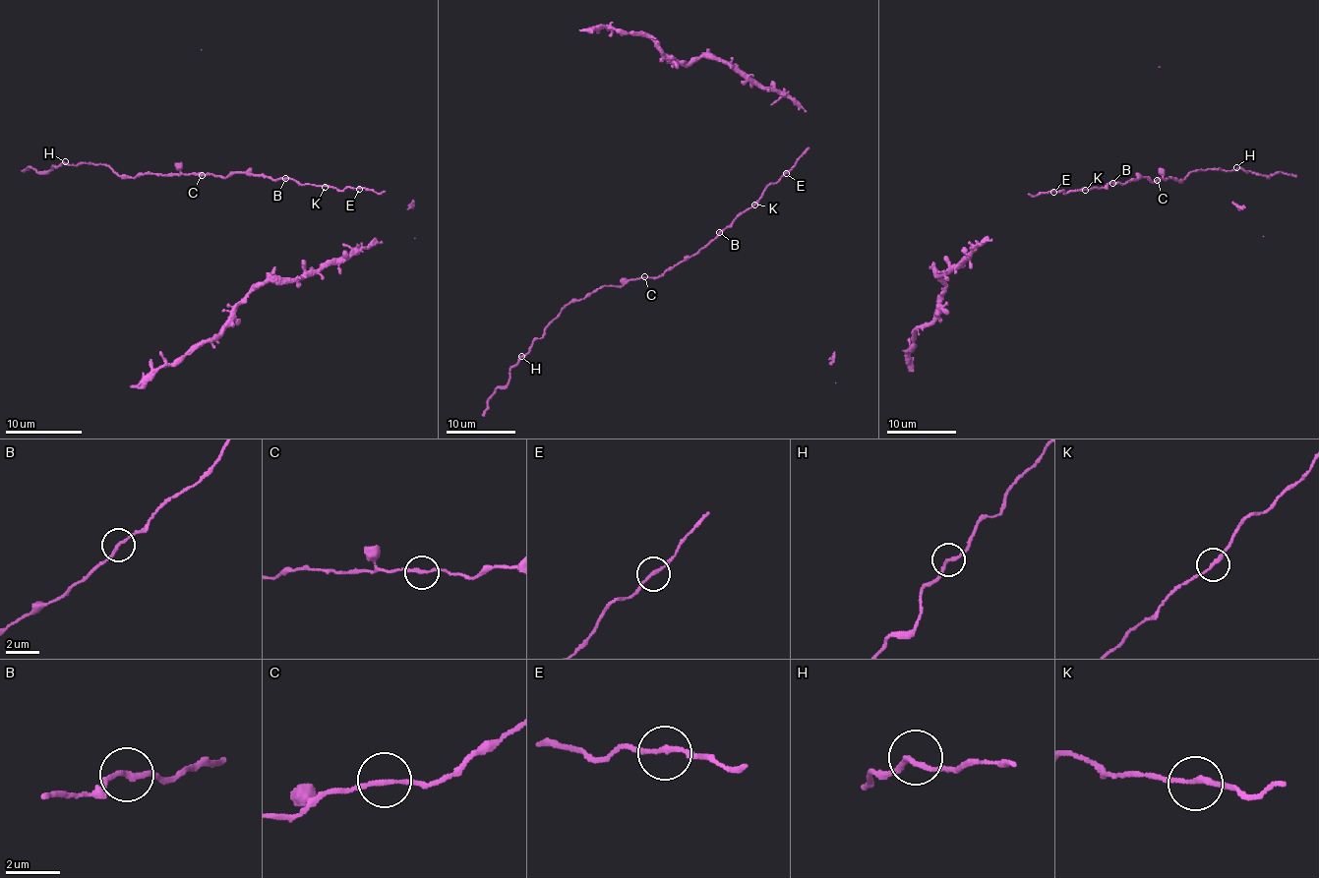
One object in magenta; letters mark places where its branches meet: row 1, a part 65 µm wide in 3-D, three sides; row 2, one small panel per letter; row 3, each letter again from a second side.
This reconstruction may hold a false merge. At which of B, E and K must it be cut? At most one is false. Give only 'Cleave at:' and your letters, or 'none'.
Cleave at: none

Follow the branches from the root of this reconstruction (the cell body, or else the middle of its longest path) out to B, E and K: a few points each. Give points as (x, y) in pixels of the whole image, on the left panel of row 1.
B: (344, 189), (298, 185), (292, 179), (286, 179)
E: (344, 189), (359, 189)
K: (344, 189), (325, 187)

